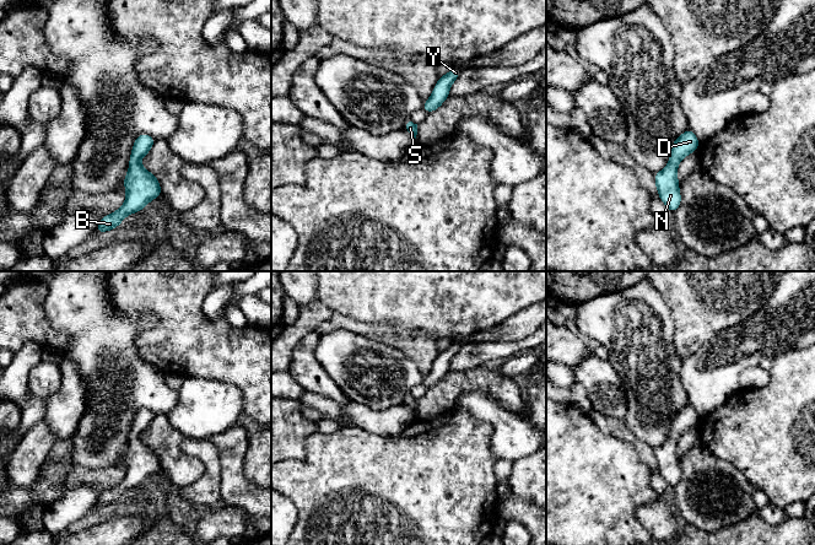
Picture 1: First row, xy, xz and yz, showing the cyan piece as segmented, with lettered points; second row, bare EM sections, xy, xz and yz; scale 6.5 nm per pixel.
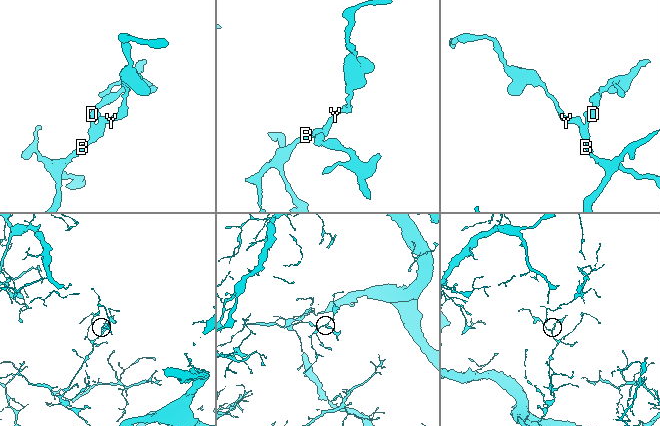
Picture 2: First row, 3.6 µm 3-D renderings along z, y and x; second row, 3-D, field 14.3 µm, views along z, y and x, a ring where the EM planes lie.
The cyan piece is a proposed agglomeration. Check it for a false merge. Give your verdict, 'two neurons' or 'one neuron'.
one neuron

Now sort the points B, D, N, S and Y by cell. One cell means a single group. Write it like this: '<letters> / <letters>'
B D N S Y

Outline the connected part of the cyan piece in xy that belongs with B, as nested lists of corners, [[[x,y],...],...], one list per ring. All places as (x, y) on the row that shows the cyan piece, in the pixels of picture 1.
[[[140,134],[134,142],[130,155],[128,174],[124,178],[126,199],[123,206],[110,215],[106,215],[98,223],[96,232],[103,233],[118,227],[126,215],[144,210],[147,203],[162,194],[156,176],[146,171],[140,158],[146,156],[155,144],[155,139],[147,134]]]

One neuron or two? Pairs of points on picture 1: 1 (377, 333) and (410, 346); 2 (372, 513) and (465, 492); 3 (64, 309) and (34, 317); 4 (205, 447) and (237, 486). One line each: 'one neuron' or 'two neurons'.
1: one neuron
2: one neuron
3: two neurons
4: two neurons

